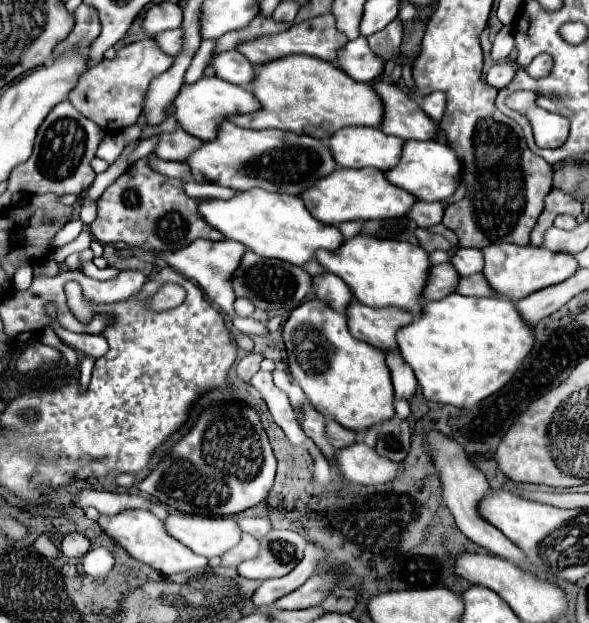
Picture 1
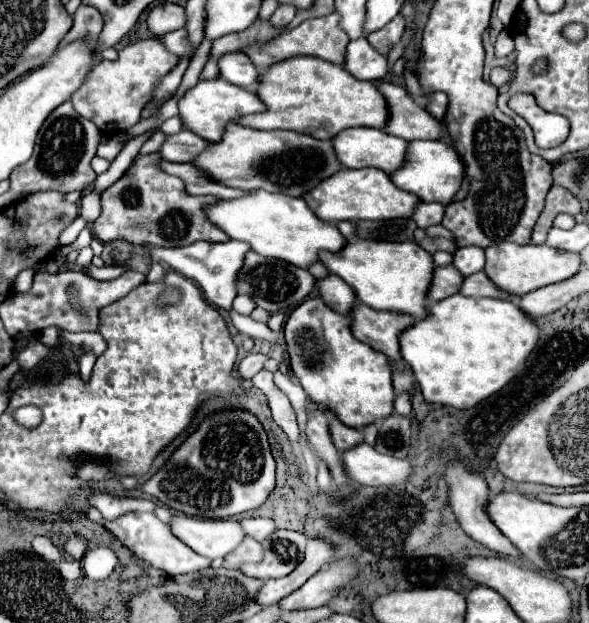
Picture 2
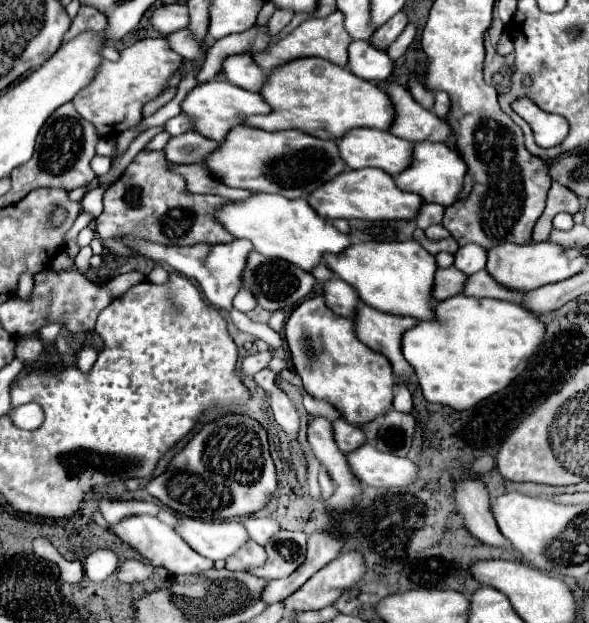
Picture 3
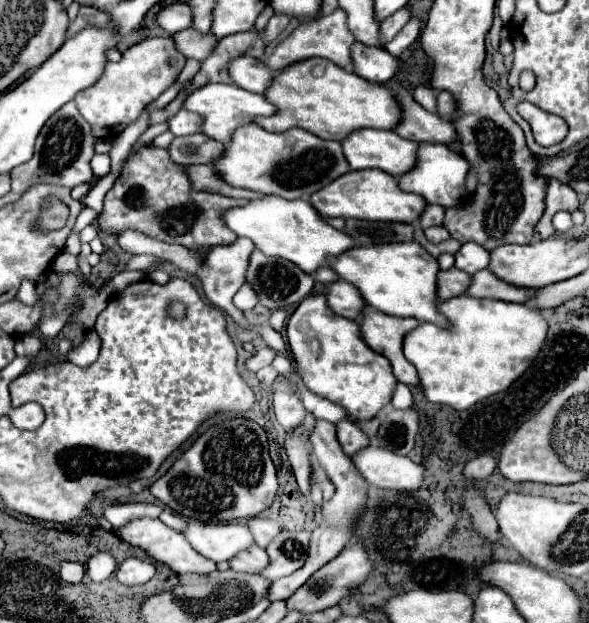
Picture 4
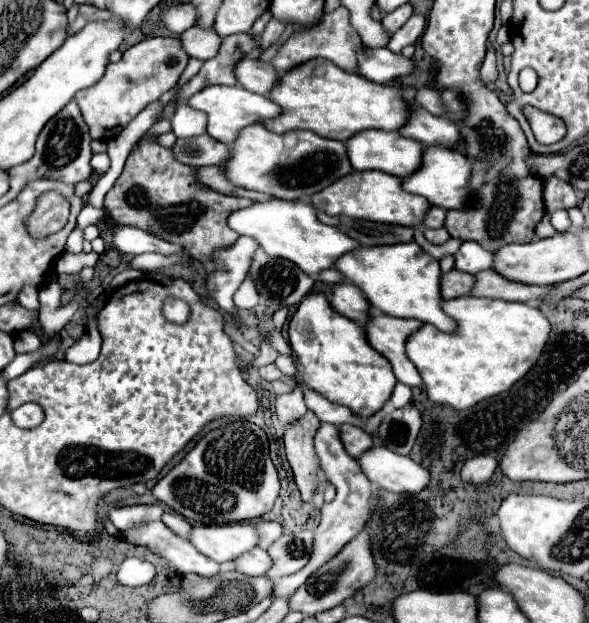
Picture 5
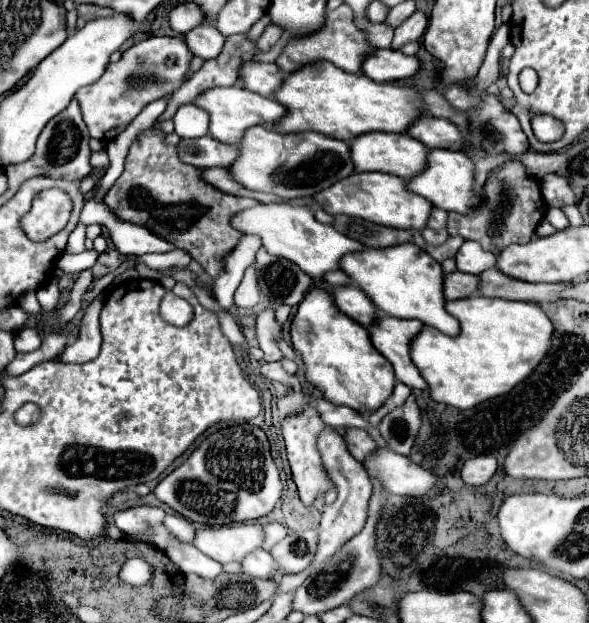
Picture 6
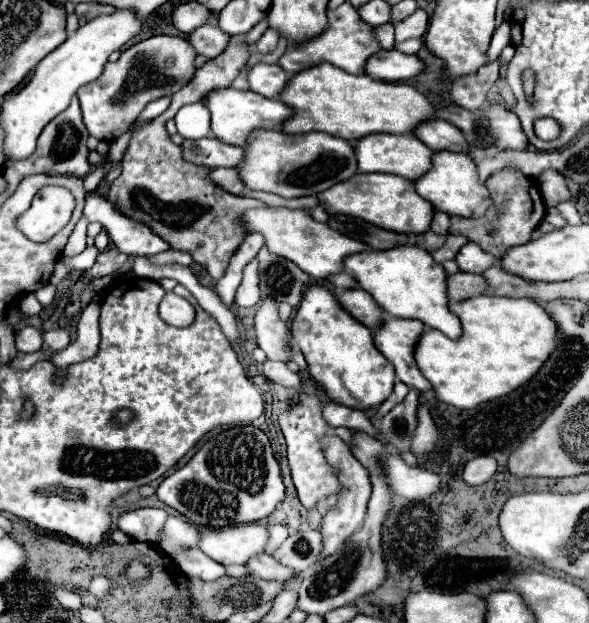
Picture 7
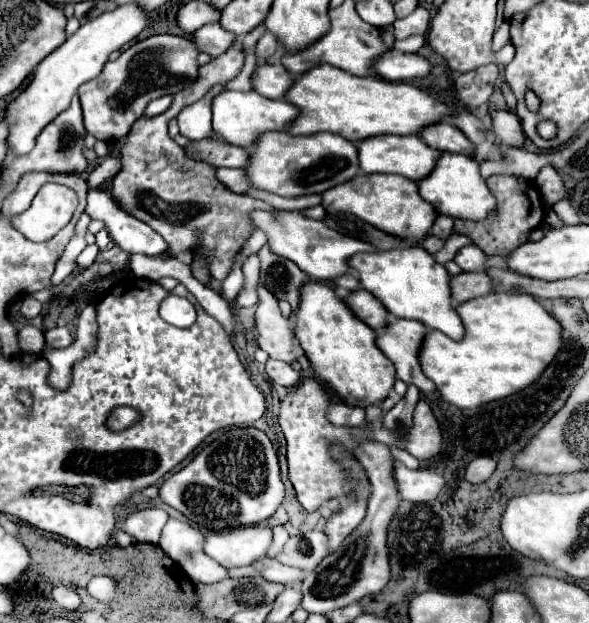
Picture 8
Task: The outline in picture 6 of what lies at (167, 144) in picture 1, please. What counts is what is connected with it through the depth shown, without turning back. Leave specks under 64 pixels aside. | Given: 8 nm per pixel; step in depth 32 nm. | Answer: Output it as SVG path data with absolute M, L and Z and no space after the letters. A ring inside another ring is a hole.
M212 136L180 140L178 142L178 156L186 164L196 168L210 168L210 166L224 166L228 168L236 158L236 148L214 140Z

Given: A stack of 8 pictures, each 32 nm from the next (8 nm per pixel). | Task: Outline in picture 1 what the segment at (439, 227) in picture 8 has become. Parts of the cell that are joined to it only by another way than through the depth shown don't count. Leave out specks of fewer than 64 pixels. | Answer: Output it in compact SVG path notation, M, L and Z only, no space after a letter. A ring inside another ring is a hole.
M416 200L408 212L408 218L412 218L422 228L430 228L430 226L442 222L442 214L444 214L442 202L420 202L420 200Z

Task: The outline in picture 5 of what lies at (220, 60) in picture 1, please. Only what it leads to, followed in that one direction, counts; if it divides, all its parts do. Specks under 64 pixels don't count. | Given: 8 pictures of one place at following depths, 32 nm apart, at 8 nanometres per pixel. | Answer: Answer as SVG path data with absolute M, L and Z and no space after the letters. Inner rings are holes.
M252 58L238 60L234 66L234 76L242 88L256 94L264 94L264 96L270 92L270 88L278 80L278 74L270 64L262 60L252 60Z

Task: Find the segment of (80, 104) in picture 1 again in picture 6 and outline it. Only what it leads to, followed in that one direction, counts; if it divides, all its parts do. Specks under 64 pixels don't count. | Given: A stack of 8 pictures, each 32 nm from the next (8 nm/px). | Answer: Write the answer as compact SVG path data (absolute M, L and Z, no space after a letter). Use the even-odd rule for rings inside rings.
M152 36L128 48L118 62L106 66L104 76L76 92L90 136L98 140L115 138L142 112L142 108L166 94L172 94L186 80L192 54L182 38Z

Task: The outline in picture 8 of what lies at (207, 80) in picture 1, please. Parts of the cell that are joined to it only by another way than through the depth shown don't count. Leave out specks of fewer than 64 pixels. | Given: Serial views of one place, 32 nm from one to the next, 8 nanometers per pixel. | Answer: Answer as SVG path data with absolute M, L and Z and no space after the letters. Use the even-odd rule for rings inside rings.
M224 88L220 94L212 98L212 130L222 136L228 144L248 148L262 132L280 132L286 128L288 122L296 118L296 106L288 104L286 100L270 100L254 90L250 92L236 92Z

